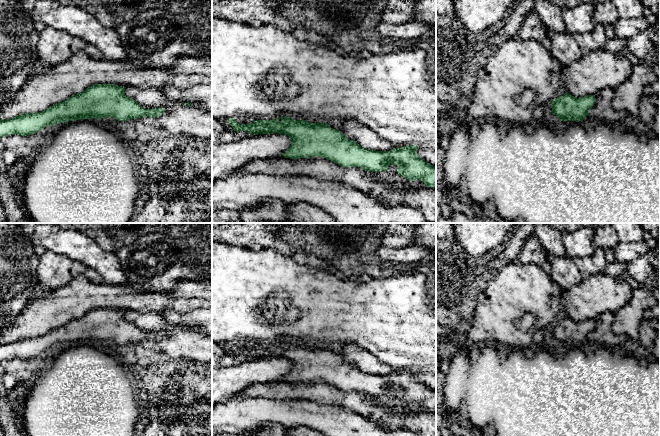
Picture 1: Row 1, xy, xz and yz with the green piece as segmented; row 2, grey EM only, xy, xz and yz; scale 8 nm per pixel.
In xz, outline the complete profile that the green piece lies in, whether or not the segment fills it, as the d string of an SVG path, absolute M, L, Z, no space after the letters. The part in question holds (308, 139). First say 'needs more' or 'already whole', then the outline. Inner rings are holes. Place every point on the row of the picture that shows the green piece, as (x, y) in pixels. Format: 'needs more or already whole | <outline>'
already whole | M292 117L257 120L250 124L239 124L236 118L228 119L228 122L237 133L245 131L254 135L288 135L292 144L283 154L284 158L320 156L342 167L360 167L370 172L388 171L390 165L398 165L398 174L410 181L419 179L425 185L436 189L436 167L416 153L416 145L394 148L390 151L370 150L361 147L327 123L311 123L301 119L296 121Z

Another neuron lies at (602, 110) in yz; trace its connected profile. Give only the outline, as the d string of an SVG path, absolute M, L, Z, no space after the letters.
M607 87L596 95L596 102L589 110L589 116L595 117L600 122L616 127L626 117L625 111L617 111L612 107L615 89Z

